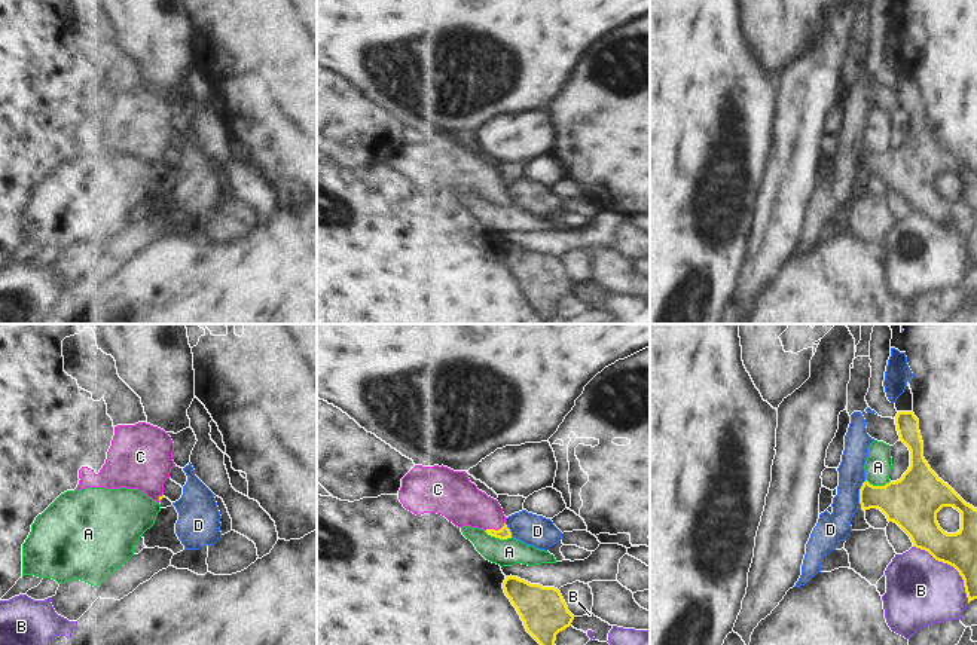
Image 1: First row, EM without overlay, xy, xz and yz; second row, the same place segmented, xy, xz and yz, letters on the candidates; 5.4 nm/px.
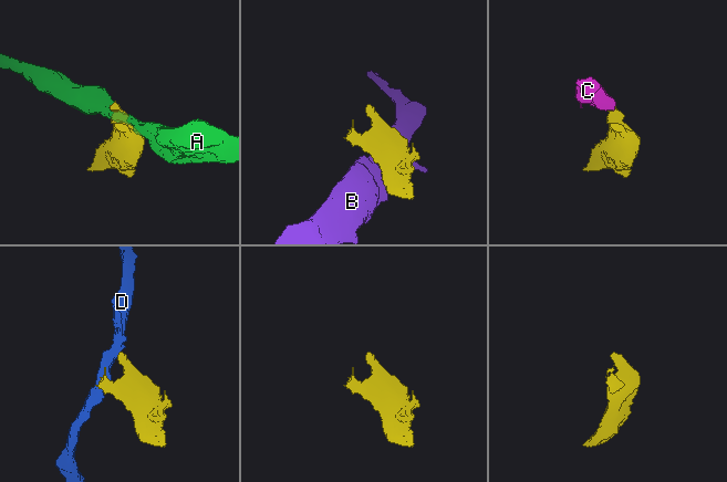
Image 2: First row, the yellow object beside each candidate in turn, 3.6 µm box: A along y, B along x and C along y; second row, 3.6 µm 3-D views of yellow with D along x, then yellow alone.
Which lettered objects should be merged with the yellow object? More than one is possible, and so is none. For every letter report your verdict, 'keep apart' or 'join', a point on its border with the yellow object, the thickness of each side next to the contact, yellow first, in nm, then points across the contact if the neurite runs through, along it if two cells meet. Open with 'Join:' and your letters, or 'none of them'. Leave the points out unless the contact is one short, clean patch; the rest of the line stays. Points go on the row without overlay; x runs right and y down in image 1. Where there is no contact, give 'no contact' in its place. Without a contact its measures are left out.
Join: C
A: keep apart; meets yellow in xz at (498, 204); 70 nm thick on the yellow side, 150 nm on the other
B: keep apart; meets yellow in yz at (950, 232); 190 nm thick on the yellow side, 380 nm on the other
C: join; meets yellow in xz at (494, 196); 70 nm thick on the yellow side, 240 nm on the other
D: keep apart; meets yellow in yz at (860, 161); 240 nm thick on the yellow side, 160 nm on the other

